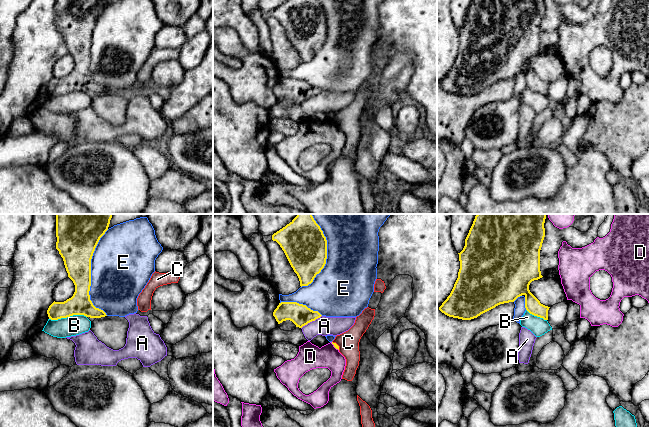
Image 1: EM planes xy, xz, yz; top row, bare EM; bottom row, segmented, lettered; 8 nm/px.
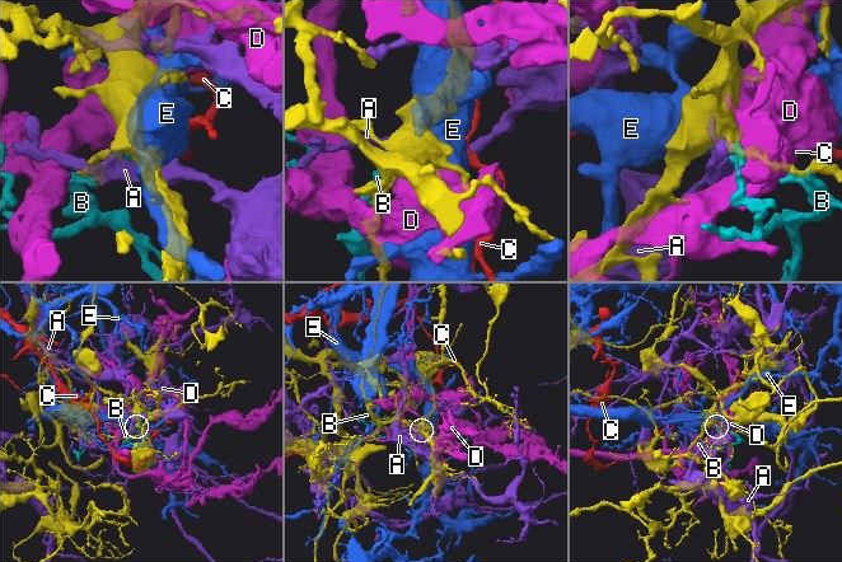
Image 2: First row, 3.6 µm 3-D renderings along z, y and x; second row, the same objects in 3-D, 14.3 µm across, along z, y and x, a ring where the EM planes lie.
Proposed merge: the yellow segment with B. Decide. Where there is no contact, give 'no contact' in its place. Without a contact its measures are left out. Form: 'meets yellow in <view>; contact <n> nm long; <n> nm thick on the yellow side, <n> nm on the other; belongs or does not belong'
meets yellow in xy; contact 300 nm long; 180 nm thick on the yellow side, 160 nm on the other; does not belong

